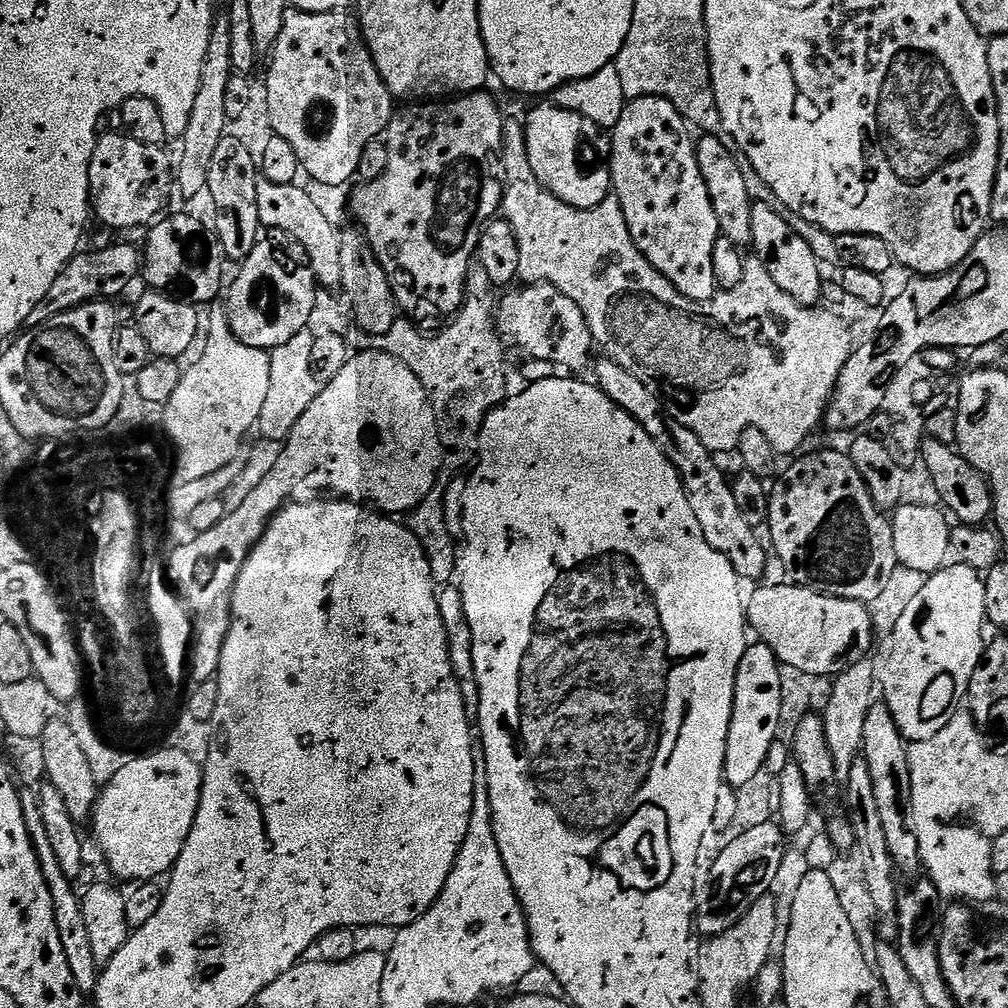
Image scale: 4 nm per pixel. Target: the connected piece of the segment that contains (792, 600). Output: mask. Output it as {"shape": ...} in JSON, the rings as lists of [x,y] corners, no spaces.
{"shape":[[[791,582],[762,586],[747,597],[745,619],[749,627],[758,634],[757,639],[770,648],[781,664],[790,669],[800,670],[806,675],[833,677],[851,664],[861,663],[872,646],[872,618],[863,601],[839,599],[827,596],[812,588],[802,587]]]}

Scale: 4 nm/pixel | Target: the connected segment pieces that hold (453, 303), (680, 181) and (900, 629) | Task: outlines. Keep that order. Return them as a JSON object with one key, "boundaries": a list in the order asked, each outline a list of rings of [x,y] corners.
{"boundaries":[[[[484,90],[466,92],[451,98],[436,98],[431,102],[412,102],[409,103],[412,104],[409,108],[398,109],[388,124],[388,161],[382,164],[383,171],[375,179],[361,183],[361,188],[352,196],[352,212],[360,219],[359,227],[362,229],[368,248],[371,249],[373,259],[380,264],[380,268],[388,279],[388,285],[392,288],[392,299],[395,300],[397,309],[413,325],[424,330],[435,329],[441,322],[447,321],[464,303],[466,281],[470,265],[474,260],[476,244],[480,241],[480,230],[501,211],[504,203],[504,185],[501,176],[506,116],[505,113],[500,113],[495,98],[487,96],[486,93],[487,91]]],[[[643,96],[637,100],[628,100],[622,110],[622,118],[618,118],[616,127],[610,132],[610,171],[612,174],[612,192],[614,198],[620,204],[620,209],[624,215],[624,221],[628,227],[630,238],[634,242],[636,249],[643,254],[649,262],[651,262],[658,271],[663,274],[667,280],[672,283],[686,298],[691,300],[711,300],[716,295],[718,289],[716,279],[714,278],[714,262],[712,255],[714,254],[714,246],[716,241],[721,239],[720,227],[718,226],[718,218],[714,214],[714,206],[710,202],[710,194],[706,190],[706,182],[702,182],[702,174],[698,170],[698,158],[696,157],[696,145],[694,136],[690,131],[689,125],[686,123],[679,110],[670,102],[666,102],[657,96]]],[[[949,563],[933,572],[924,585],[908,600],[892,628],[892,645],[888,648],[888,661],[884,664],[884,696],[894,722],[905,741],[915,742],[934,738],[946,722],[961,707],[968,695],[970,678],[984,655],[986,617],[984,615],[984,582],[981,573],[965,564]]]]}

